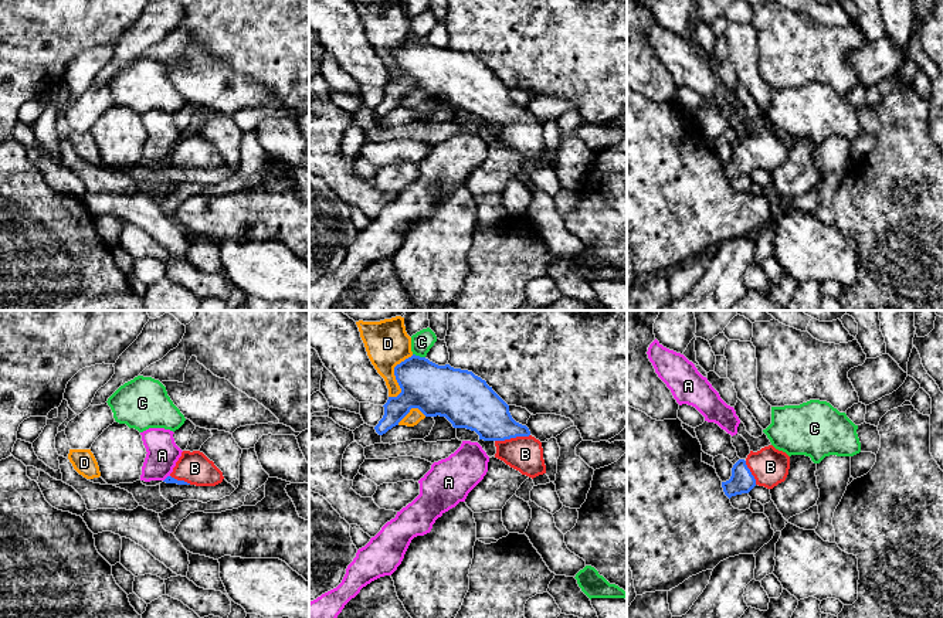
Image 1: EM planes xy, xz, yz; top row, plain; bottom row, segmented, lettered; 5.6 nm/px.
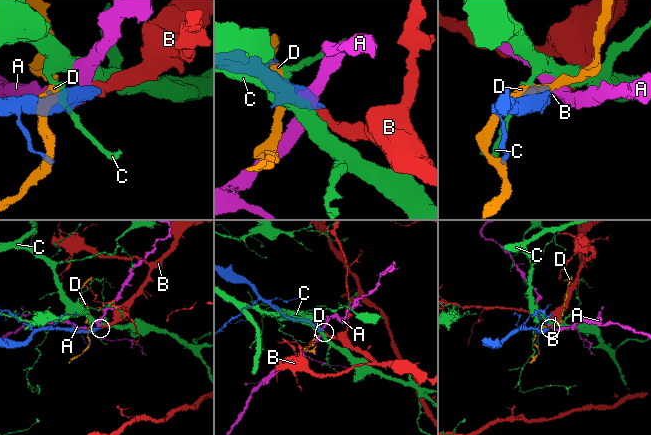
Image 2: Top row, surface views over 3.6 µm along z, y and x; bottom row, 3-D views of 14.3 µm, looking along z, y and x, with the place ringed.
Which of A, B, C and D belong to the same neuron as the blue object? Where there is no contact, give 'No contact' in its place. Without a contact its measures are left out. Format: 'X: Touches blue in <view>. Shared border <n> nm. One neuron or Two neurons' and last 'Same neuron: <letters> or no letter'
A: Touches blue in xy. Shared border 50 nm. Two neurons
B: Touches blue in xz. Shared border 200 nm. One neuron
C: Touches blue in xz. Shared border 80 nm. Two neurons
D: Touches blue in xz. Shared border 280 nm. Two neurons
Same neuron: B

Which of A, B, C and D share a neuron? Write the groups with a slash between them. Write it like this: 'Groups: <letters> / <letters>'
Groups: A / B / C / D

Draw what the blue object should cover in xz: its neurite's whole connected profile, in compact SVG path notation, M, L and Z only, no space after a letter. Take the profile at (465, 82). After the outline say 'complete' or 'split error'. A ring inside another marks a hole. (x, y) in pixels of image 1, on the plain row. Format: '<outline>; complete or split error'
M413 37L394 50L394 58L401 75L397 79L389 79L383 88L384 98L374 109L379 118L398 108L411 91L418 91L425 99L445 99L454 111L467 111L475 113L479 122L493 123L495 140L522 157L533 162L546 156L542 125L530 118L526 108L512 101L509 88L472 54L454 51L450 47L438 48L425 40Z; split error

